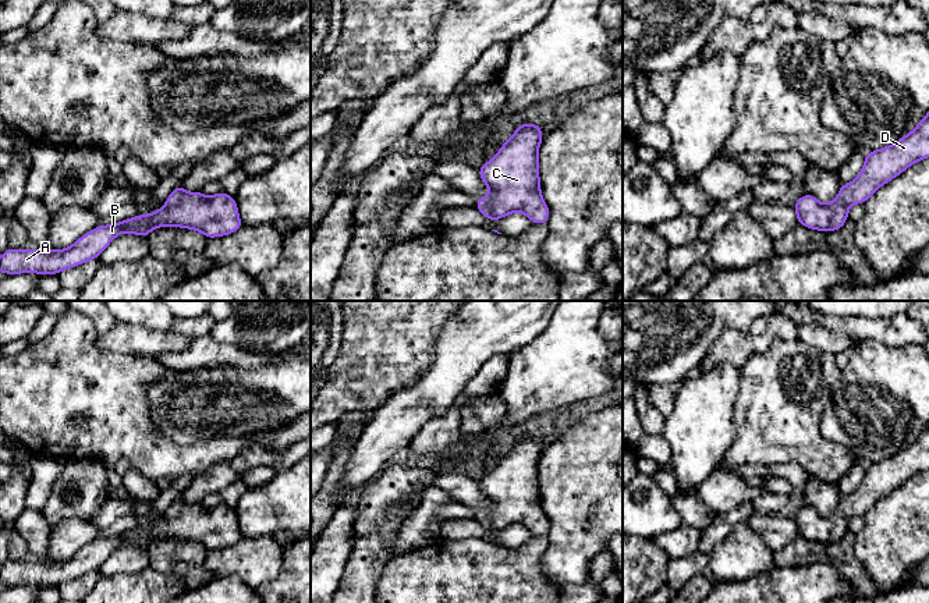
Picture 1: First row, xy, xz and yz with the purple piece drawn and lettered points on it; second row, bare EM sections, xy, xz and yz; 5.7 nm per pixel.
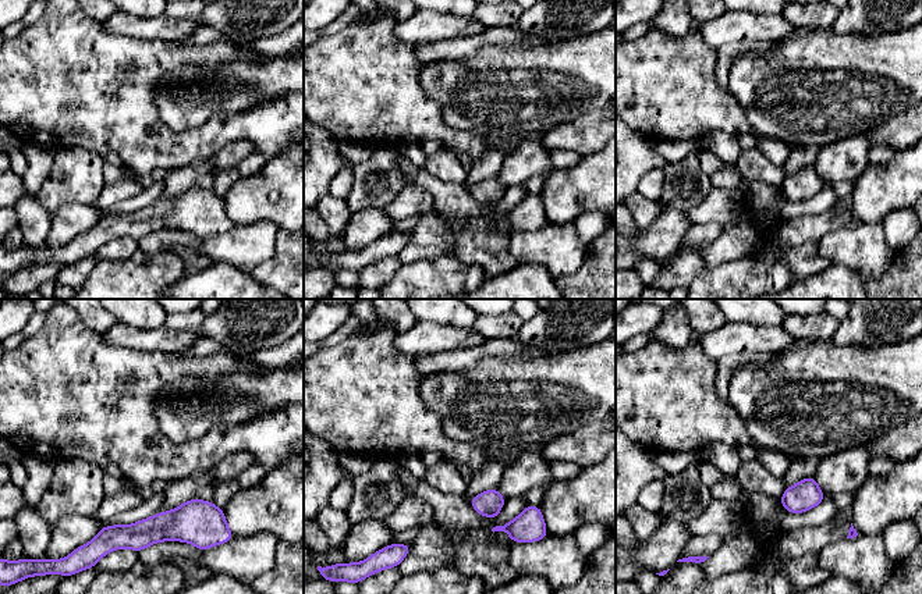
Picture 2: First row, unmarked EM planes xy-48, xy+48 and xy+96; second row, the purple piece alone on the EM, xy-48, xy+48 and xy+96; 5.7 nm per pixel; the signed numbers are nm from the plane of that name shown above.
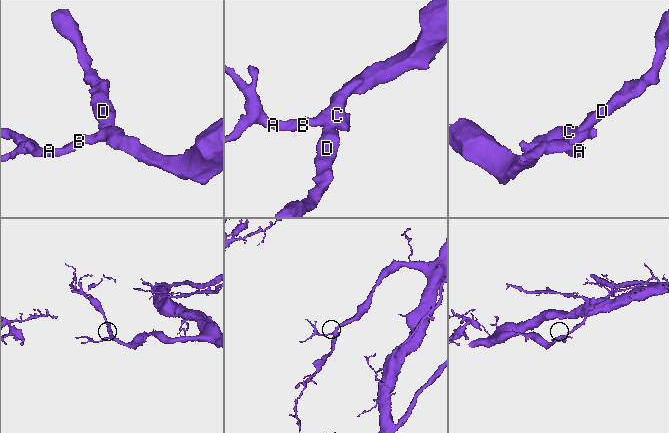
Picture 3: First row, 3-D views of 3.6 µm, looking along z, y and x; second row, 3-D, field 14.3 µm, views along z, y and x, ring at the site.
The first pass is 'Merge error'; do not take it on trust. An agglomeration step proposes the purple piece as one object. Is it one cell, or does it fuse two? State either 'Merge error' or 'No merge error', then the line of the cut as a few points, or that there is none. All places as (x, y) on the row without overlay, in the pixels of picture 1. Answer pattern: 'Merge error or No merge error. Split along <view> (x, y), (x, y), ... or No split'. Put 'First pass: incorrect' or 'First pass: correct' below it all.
No merge error. No split
First pass: incorrect

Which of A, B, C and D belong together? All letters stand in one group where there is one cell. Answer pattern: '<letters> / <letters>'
A B C D

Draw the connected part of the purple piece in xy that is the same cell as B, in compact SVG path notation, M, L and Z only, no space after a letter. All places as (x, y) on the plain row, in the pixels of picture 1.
M177 497L162 521L120 535L97 538L67 561L7 560L0 568L0 584L7 588L18 585L57 588L64 581L97 571L121 545L148 549L155 539L167 538L191 540L209 551L235 545L244 536L240 532L234 508L223 503L214 508L205 508L201 503L188 506L181 497Z

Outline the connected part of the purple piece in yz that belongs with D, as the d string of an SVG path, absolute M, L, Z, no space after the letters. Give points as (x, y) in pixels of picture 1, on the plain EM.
M929 425L905 448L890 458L865 465L858 489L840 499L837 510L823 517L813 507L804 506L794 522L801 538L818 543L837 543L848 531L848 519L865 515L873 504L901 486L914 475L929 469Z

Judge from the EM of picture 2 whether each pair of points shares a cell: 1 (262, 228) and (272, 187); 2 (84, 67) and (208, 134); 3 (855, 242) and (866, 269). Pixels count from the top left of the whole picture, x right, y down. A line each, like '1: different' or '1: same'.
1: different
2: same
3: same

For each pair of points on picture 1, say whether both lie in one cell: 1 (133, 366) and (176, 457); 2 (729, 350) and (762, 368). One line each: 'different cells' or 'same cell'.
1: same cell
2: different cells

